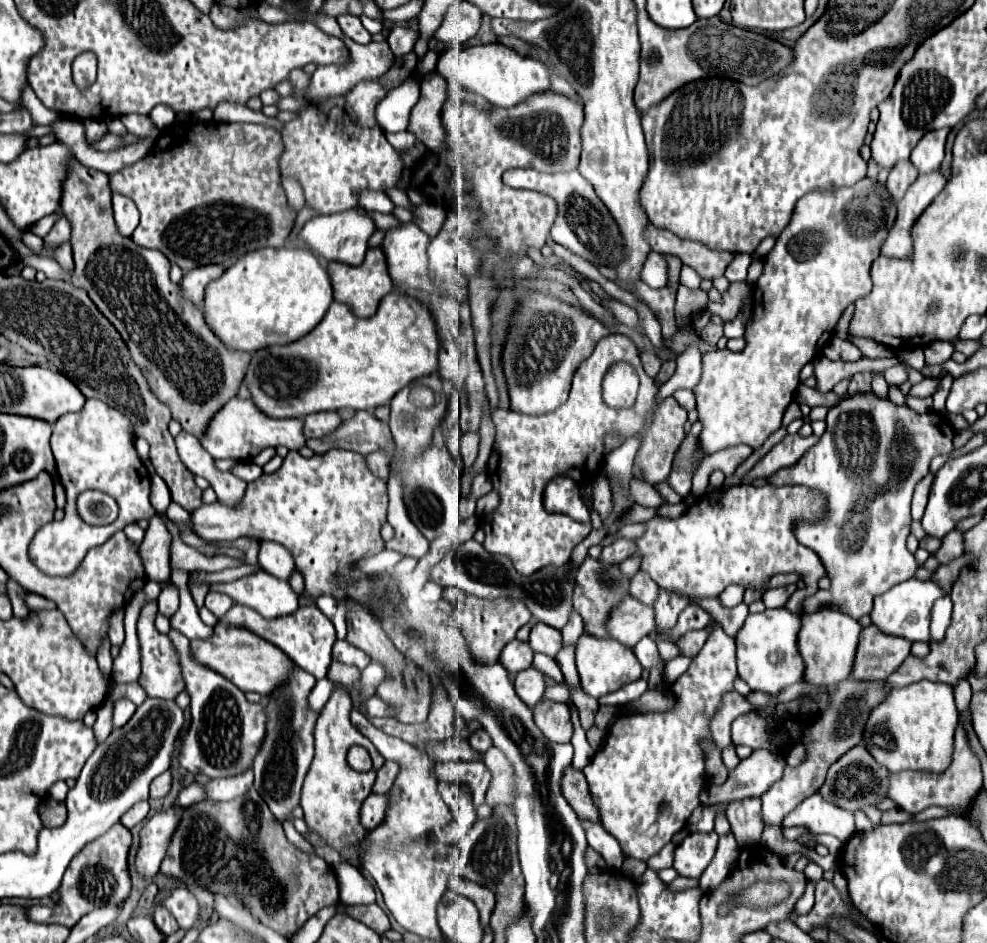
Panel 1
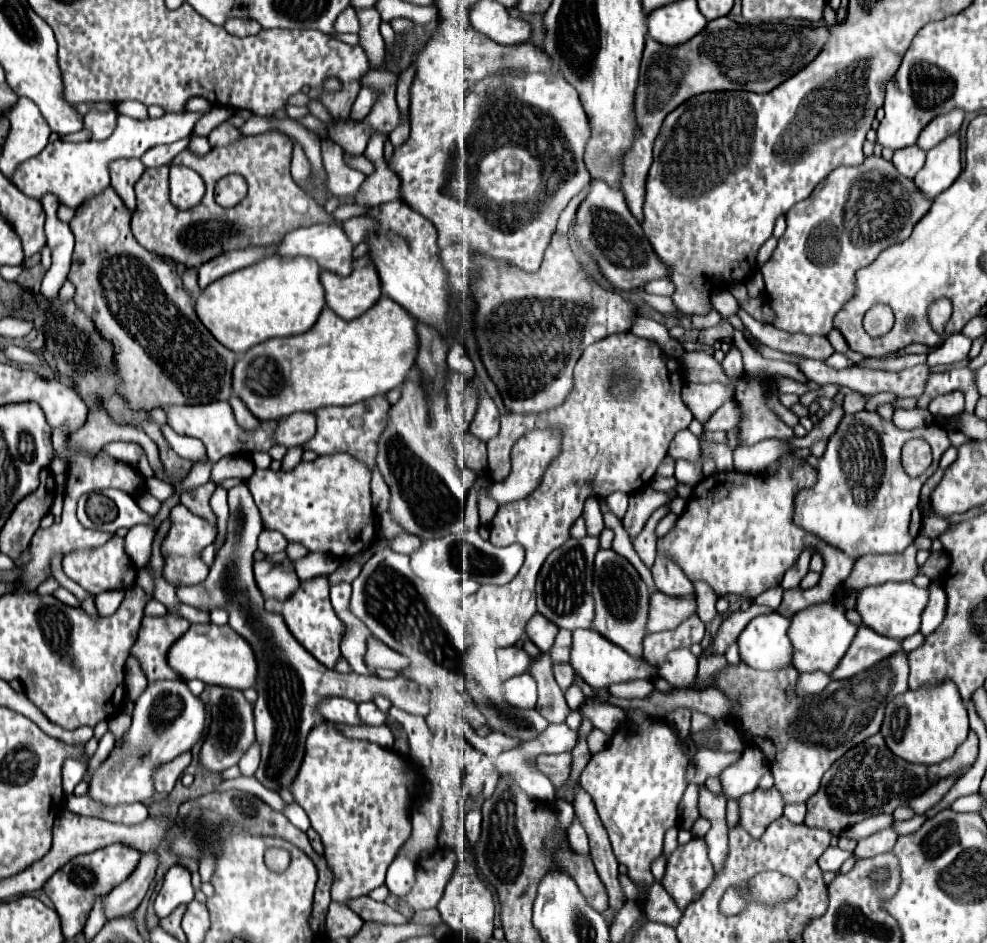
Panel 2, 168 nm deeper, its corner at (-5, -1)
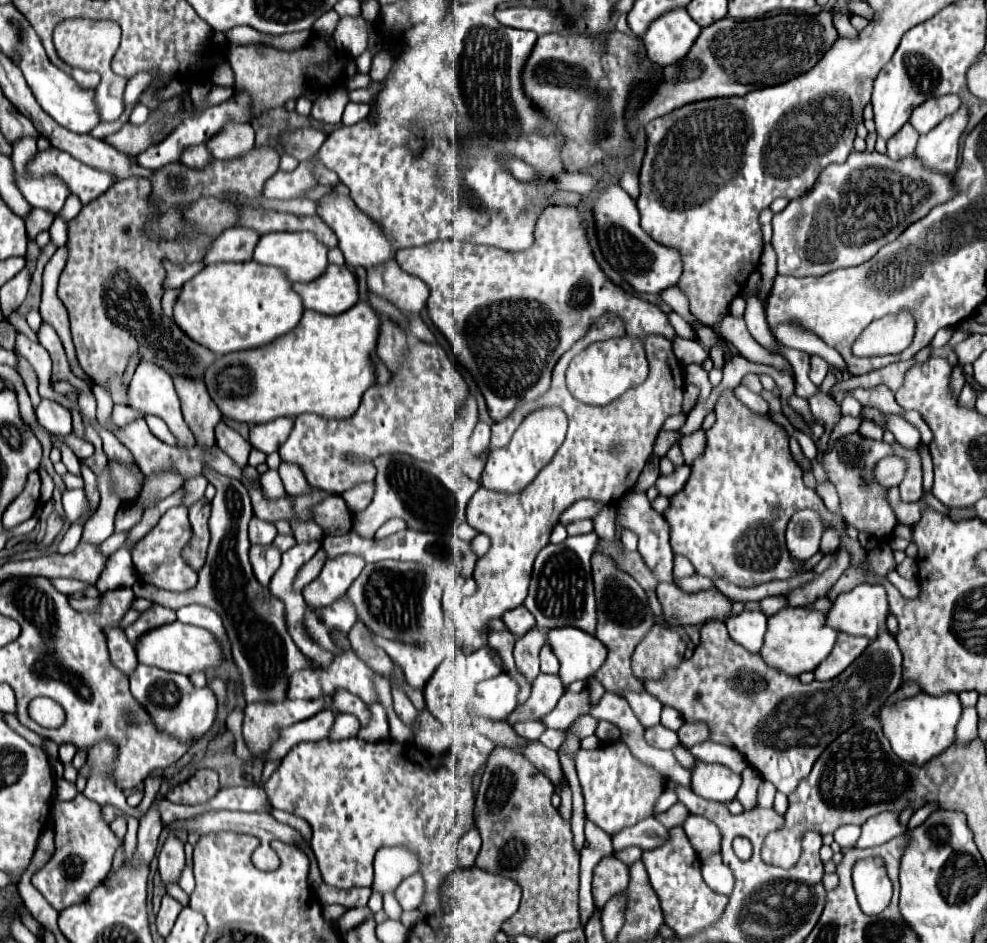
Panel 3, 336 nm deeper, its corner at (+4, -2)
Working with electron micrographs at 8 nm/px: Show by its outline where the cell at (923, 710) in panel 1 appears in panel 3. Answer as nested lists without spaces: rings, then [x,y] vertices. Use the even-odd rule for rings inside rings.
[[[919,692],[913,698],[897,700],[891,706],[883,706],[879,720],[881,720],[881,730],[885,738],[891,742],[893,752],[915,766],[923,766],[937,754],[945,752],[953,738],[955,738],[955,726],[961,718],[963,706],[959,702],[959,696],[953,692],[947,692],[943,696],[929,696],[925,692]]]

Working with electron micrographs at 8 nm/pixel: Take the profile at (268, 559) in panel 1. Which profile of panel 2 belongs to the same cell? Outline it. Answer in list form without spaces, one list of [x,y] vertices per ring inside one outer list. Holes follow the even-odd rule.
[[[264,529],[260,533],[260,539],[258,539],[258,549],[264,553],[264,555],[274,555],[274,553],[280,553],[284,551],[288,545],[286,537],[282,537],[282,533],[278,531],[270,531],[270,529]]]

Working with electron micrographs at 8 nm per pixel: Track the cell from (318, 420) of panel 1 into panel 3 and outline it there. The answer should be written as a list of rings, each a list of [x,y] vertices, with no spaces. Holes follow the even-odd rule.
[[[277,418],[265,424],[255,424],[249,432],[249,442],[253,448],[271,454],[277,452],[279,446],[289,438],[293,430],[293,418]]]

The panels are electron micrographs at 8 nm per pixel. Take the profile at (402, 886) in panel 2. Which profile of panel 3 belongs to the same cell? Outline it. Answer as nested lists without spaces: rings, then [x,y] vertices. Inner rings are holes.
[[[387,892],[387,894],[383,896],[383,900],[385,900],[385,912],[387,912],[387,916],[389,916],[391,920],[399,920],[399,916],[401,916],[401,906],[399,906],[399,902],[397,902],[397,898],[395,898],[395,892]]]

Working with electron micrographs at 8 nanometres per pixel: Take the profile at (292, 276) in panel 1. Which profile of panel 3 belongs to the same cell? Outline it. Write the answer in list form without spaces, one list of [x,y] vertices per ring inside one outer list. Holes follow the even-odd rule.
[[[251,260],[241,264],[221,262],[203,268],[181,286],[173,308],[173,320],[189,338],[223,356],[269,344],[293,330],[303,312],[303,302],[293,292],[293,284],[289,284],[285,272]]]

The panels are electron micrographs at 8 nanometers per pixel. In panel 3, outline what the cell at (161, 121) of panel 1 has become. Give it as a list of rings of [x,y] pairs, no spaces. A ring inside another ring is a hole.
[[[137,104],[135,108],[133,108],[133,112],[131,112],[131,124],[143,124],[147,118],[149,118],[149,108],[147,106],[143,106],[143,104]]]

